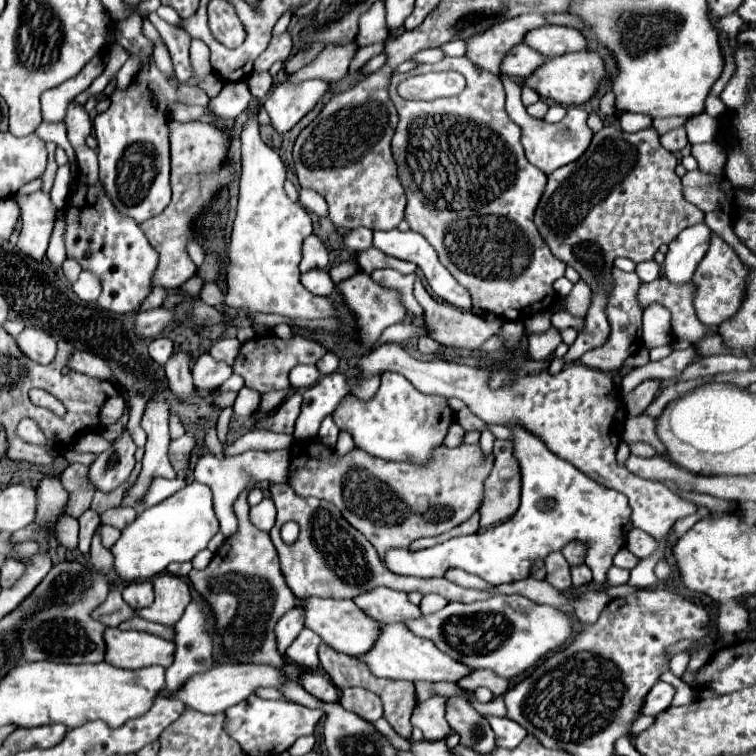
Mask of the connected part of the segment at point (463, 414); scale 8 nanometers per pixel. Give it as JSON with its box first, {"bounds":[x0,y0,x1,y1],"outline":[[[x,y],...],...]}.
{"bounds":[456,409,486,431],"outline":[[[460,409],[460,411],[456,411],[456,423],[458,425],[462,425],[466,431],[472,431],[472,429],[480,429],[480,431],[484,431],[486,429],[486,423],[482,421],[482,419],[478,419],[470,409]]]}

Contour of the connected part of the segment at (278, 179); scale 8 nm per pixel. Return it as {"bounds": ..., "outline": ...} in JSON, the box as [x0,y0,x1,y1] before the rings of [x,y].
{"bounds":[202,117,334,319],"outline":[[[256,117],[244,127],[242,131],[242,173],[240,173],[240,201],[238,201],[238,215],[234,219],[232,229],[232,241],[230,241],[230,267],[226,273],[226,291],[218,289],[206,289],[202,293],[202,299],[220,309],[248,309],[252,313],[278,313],[284,317],[296,317],[296,319],[318,319],[318,317],[330,317],[334,315],[332,305],[324,297],[316,297],[310,291],[304,289],[300,283],[300,259],[302,259],[302,243],[312,233],[312,219],[308,211],[302,209],[300,203],[294,203],[284,193],[284,181],[286,181],[286,167],[276,151],[272,151],[258,135],[258,121]]]}

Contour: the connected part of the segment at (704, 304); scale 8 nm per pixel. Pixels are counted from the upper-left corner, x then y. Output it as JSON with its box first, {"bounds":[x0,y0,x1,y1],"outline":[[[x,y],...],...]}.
{"bounds":[692,235,748,325],"outline":[[[712,235],[710,249],[696,267],[696,273],[692,277],[692,282],[697,288],[694,307],[702,323],[720,325],[722,321],[726,321],[726,315],[734,315],[738,311],[744,299],[746,275],[748,275],[748,267],[738,259],[738,255],[718,235]]]}

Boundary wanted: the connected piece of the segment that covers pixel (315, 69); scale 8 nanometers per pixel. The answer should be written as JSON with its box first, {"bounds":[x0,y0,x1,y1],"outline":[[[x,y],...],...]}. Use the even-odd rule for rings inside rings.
{"bounds":[288,41,356,83],"outline":[[[352,41],[344,49],[330,49],[326,47],[326,53],[322,51],[310,65],[300,69],[294,75],[288,75],[288,81],[298,83],[304,79],[324,79],[328,83],[334,83],[342,79],[348,71],[348,65],[356,53],[356,43]]]}

